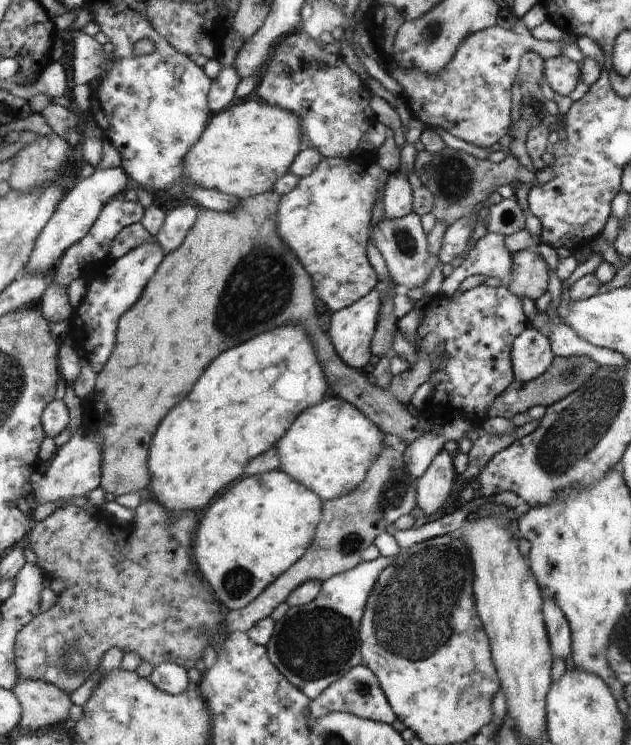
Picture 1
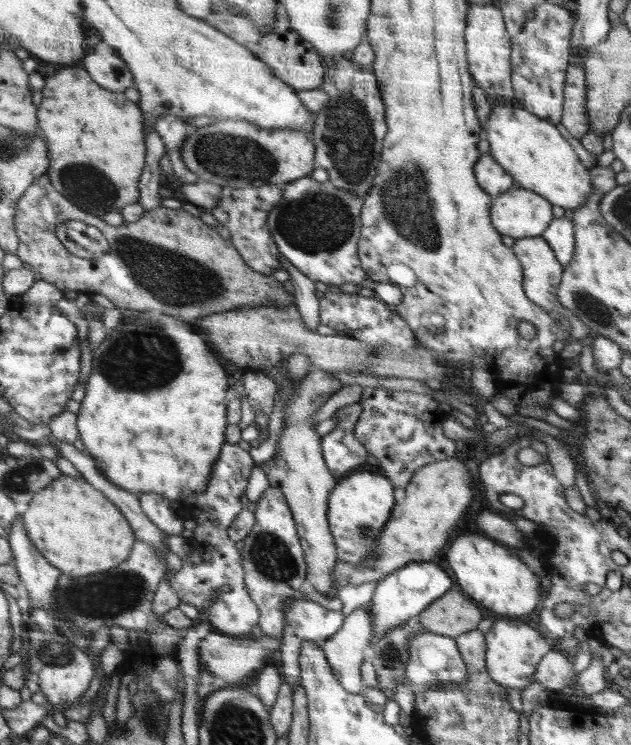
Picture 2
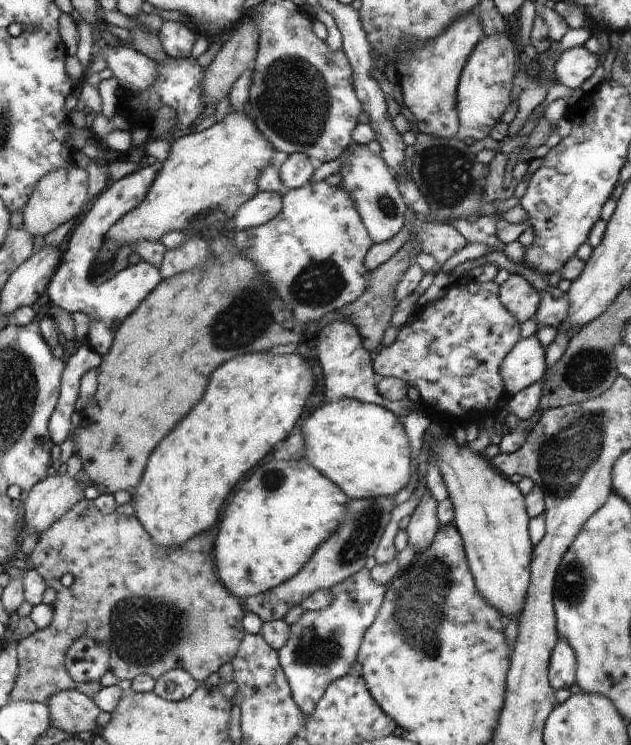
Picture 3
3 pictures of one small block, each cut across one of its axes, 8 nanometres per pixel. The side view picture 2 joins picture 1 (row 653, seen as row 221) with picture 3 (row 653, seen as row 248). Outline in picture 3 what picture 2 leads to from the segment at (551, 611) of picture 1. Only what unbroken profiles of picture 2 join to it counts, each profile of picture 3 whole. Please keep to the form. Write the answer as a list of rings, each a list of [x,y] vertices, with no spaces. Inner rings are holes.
[[[559,636],[559,642],[552,654],[552,663],[549,667],[550,683],[557,690],[569,690],[570,686],[578,683],[576,675],[578,675],[578,660],[575,651]]]

